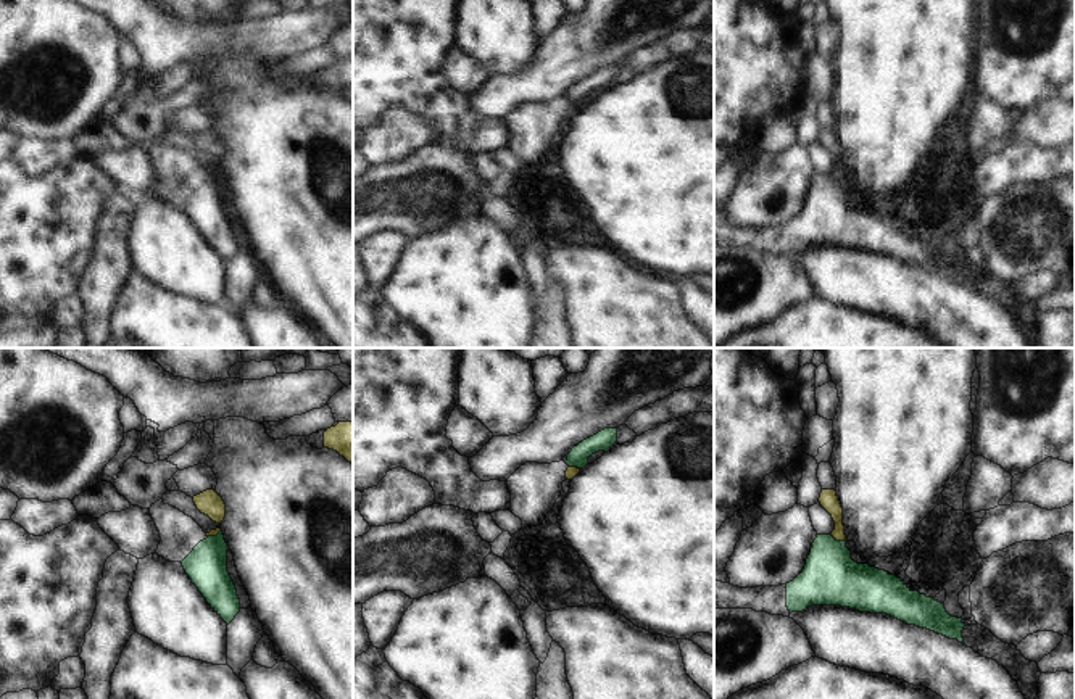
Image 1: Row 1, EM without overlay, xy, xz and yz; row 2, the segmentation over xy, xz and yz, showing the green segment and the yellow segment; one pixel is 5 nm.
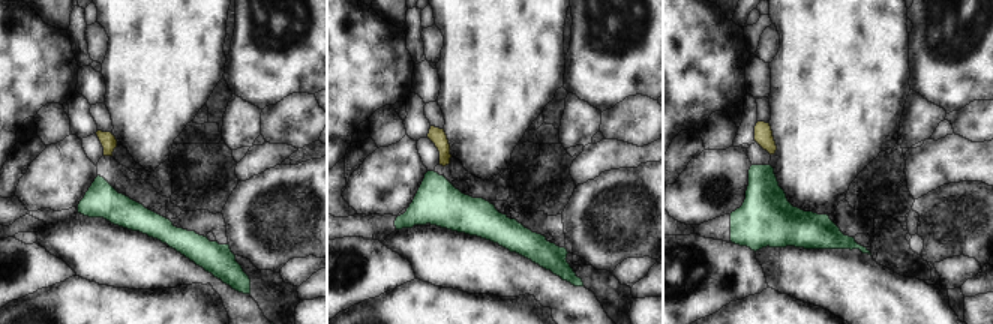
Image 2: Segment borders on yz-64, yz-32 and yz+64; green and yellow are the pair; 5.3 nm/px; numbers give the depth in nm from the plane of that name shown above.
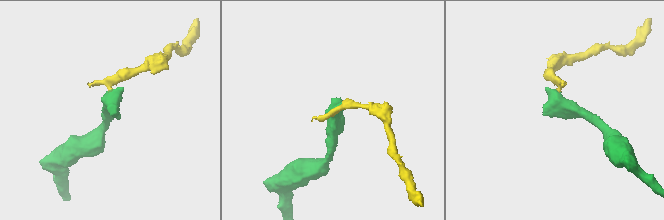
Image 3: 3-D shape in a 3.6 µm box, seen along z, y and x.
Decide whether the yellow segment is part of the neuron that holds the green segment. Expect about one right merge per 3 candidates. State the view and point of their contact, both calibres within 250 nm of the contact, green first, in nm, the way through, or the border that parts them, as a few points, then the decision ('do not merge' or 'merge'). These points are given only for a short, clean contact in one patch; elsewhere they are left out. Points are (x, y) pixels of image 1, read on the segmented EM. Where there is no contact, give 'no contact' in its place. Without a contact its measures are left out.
meets green in yz at (838, 541); 280 nm thick on the green side, 90 nm on the other; border along yz (830, 533), (837, 540), (845, 541); do not merge

